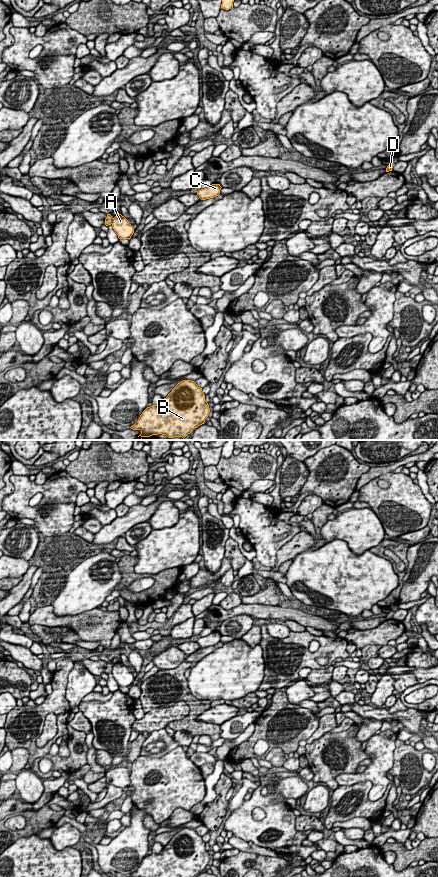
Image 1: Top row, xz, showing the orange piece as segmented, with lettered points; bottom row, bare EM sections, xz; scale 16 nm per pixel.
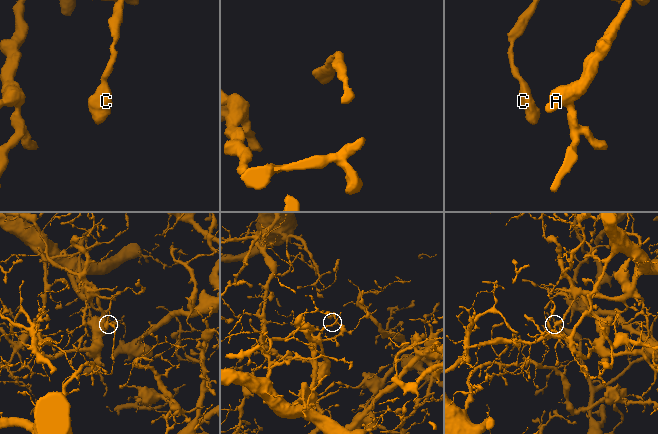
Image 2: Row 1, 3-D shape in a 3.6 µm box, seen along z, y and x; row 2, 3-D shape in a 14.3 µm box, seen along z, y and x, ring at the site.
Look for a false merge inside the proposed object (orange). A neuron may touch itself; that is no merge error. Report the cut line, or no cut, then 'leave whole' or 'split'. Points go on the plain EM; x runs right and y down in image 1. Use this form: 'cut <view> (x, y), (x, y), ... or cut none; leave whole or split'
cut xz (113, 666), (111, 671); split

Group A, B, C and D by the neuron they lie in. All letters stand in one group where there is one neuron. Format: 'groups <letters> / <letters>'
groups A C / B D

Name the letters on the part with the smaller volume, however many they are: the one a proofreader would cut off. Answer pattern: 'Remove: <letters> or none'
Remove: B, D

